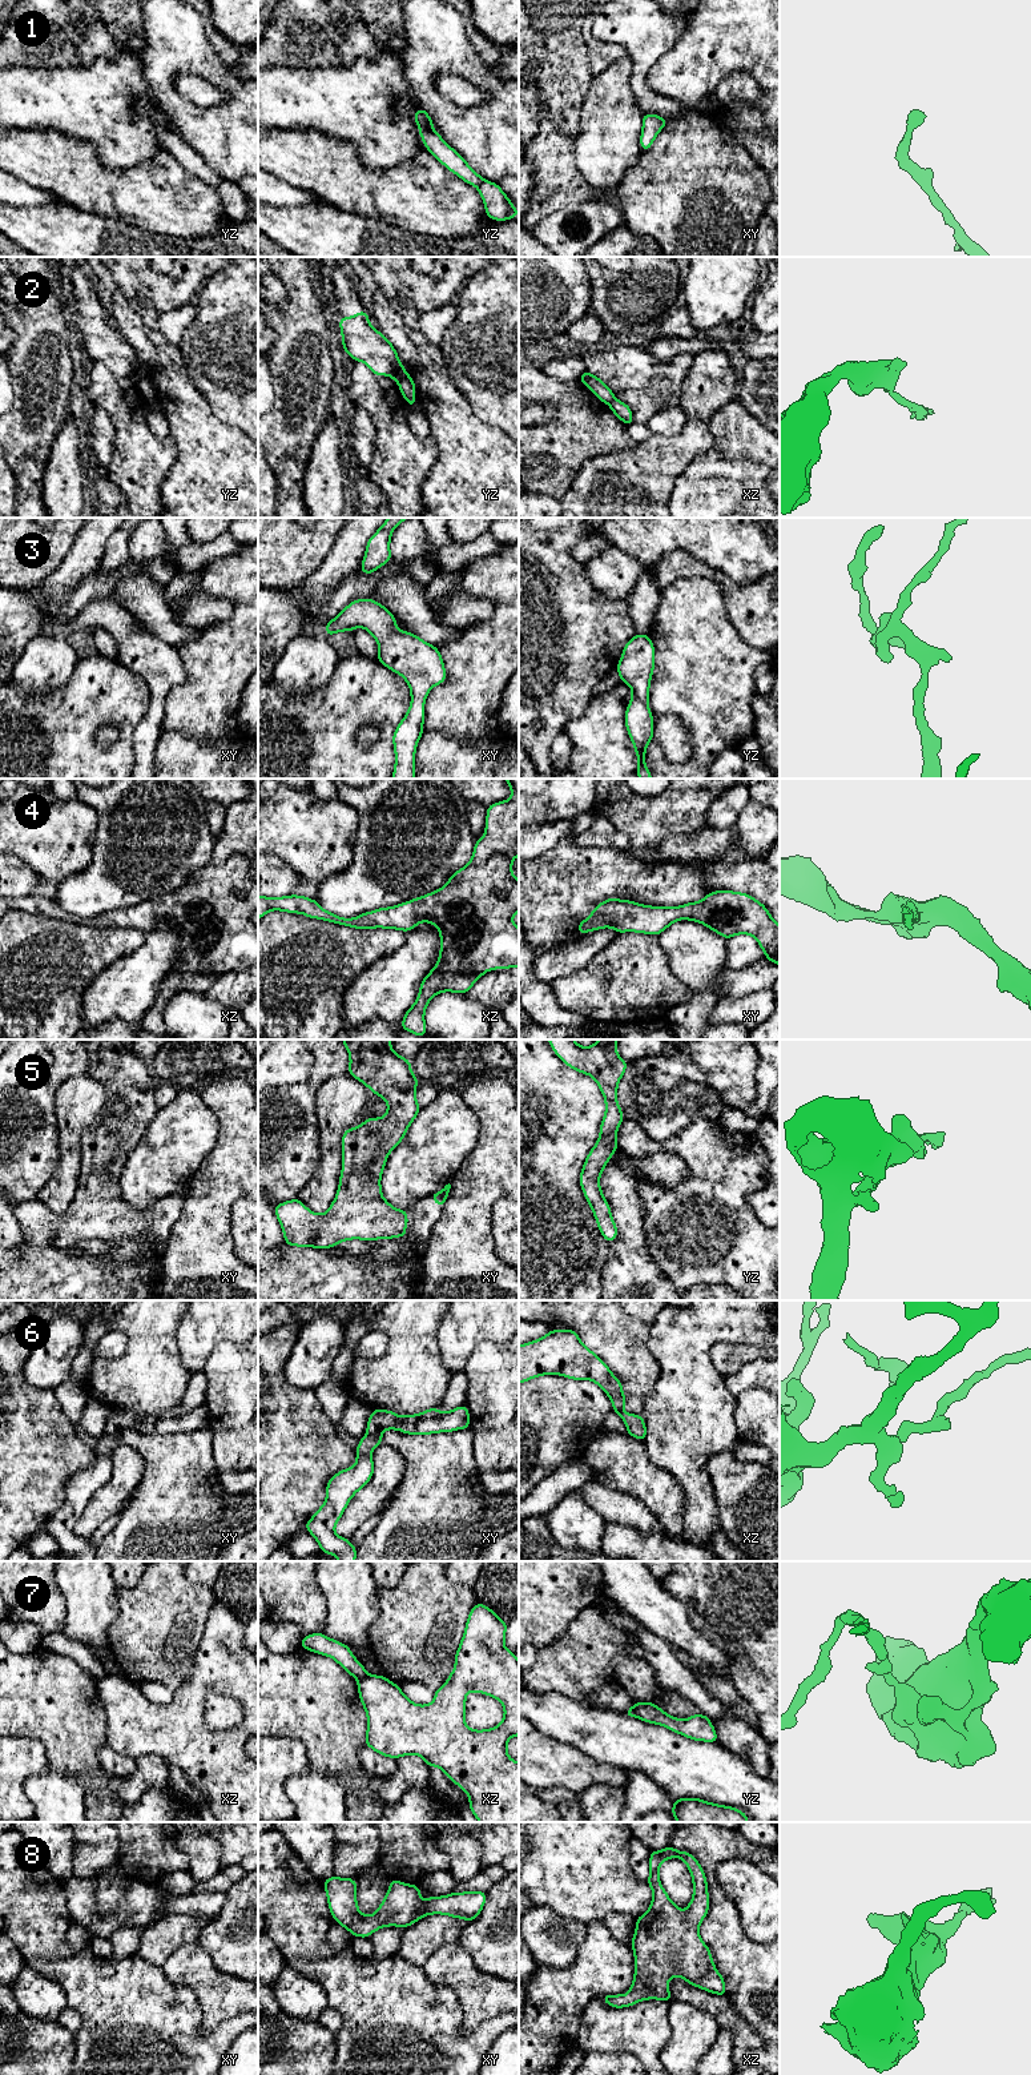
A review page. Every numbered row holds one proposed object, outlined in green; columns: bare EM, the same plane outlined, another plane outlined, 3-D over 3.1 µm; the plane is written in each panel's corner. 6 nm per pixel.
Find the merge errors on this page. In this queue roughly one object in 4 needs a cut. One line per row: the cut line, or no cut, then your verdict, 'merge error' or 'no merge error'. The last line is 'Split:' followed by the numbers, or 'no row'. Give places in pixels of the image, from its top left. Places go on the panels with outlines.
1: no cut | no merge error
2: yz (406, 373), (399, 385) | merge error
3: no cut | no merge error
4: no cut | no merge error
5: no cut | no merge error
6: no cut | no merge error
7: xz (366, 1673), (358, 1681) | merge error
8: no cut | no merge error
Split: 2, 7

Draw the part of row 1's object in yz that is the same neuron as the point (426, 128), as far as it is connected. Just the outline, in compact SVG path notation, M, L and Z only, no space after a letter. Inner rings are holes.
M424 109L416 110L414 120L419 125L419 133L426 149L448 170L459 176L467 184L478 188L484 201L488 218L504 221L519 216L511 200L503 193L500 186L482 178L470 168L466 160L434 130L434 124Z

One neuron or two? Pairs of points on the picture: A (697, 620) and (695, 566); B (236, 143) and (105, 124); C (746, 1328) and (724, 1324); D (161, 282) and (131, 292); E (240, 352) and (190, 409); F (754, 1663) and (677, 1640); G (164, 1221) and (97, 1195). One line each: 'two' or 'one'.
A: two
B: two
C: one
D: one
E: two
F: two
G: one

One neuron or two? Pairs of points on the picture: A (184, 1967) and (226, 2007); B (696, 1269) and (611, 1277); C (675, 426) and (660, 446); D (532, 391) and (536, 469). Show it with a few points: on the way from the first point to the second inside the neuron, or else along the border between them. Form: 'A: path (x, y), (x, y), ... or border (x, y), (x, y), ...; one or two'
A: path (194, 1975), (216, 1997); one
B: border (648, 1243), (648, 1251), (655, 1263), (675, 1286); two
C: border (688, 419), (675, 434), (652, 434); two
D: path (555, 401), (560, 406), (559, 446); one

